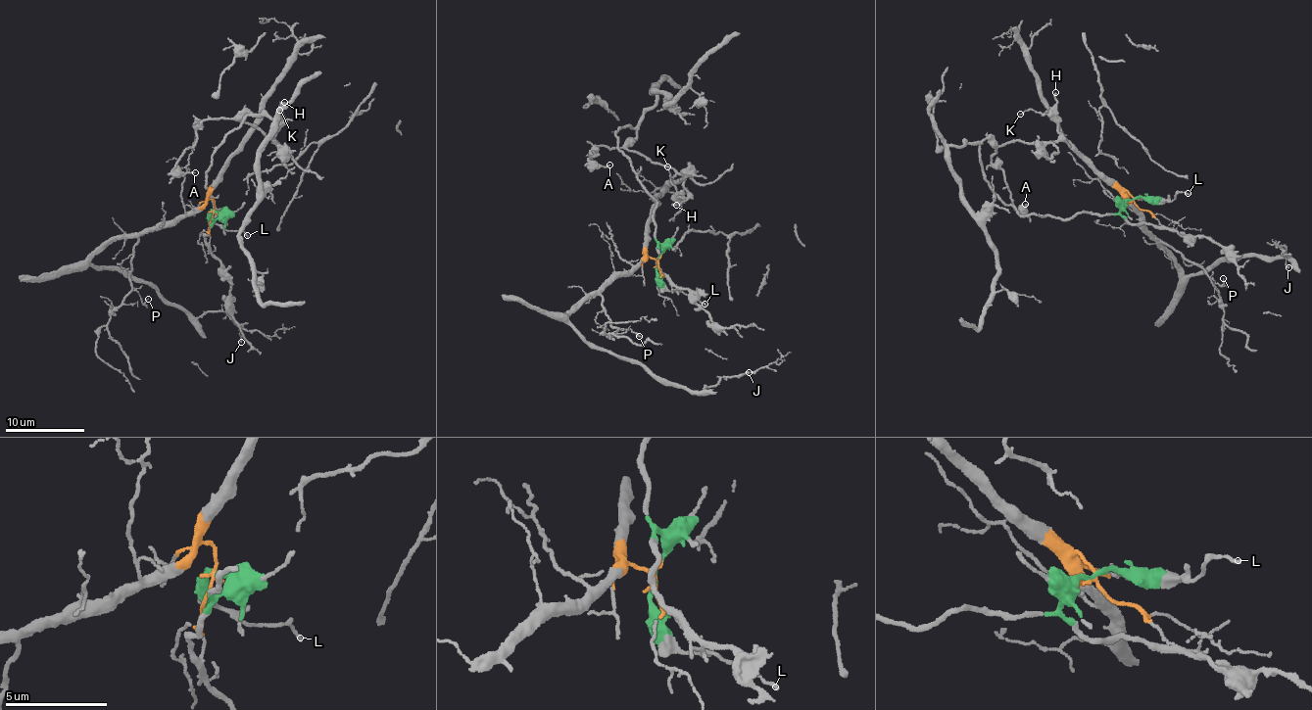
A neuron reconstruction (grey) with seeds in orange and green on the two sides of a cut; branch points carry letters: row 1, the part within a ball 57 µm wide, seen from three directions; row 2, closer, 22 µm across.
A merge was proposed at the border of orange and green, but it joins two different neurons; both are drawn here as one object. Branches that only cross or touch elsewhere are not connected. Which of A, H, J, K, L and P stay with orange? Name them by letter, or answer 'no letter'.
J, P

